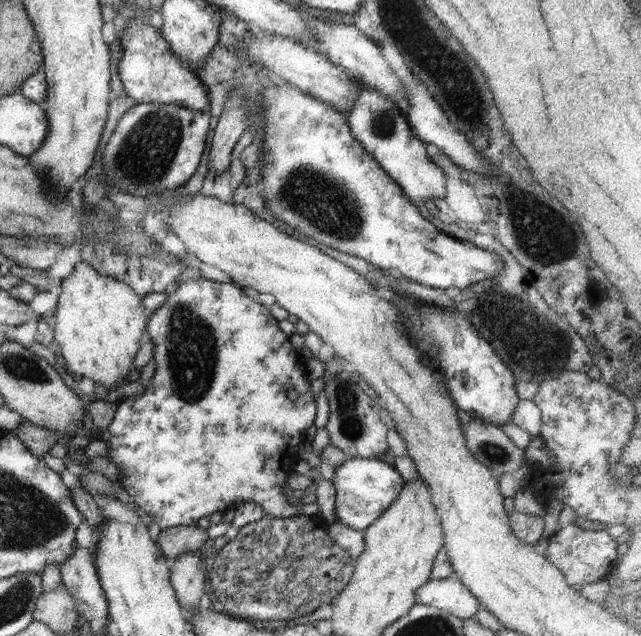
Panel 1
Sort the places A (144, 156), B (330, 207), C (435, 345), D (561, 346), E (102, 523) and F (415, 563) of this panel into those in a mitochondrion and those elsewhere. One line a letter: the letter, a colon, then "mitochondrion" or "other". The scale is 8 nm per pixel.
A: mitochondrion
B: mitochondrion
C: mitochondrion
D: mitochondrion
E: other
F: other

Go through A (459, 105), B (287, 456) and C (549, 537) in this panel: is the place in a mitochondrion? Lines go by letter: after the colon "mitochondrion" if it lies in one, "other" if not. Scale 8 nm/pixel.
A: mitochondrion
B: other
C: other

